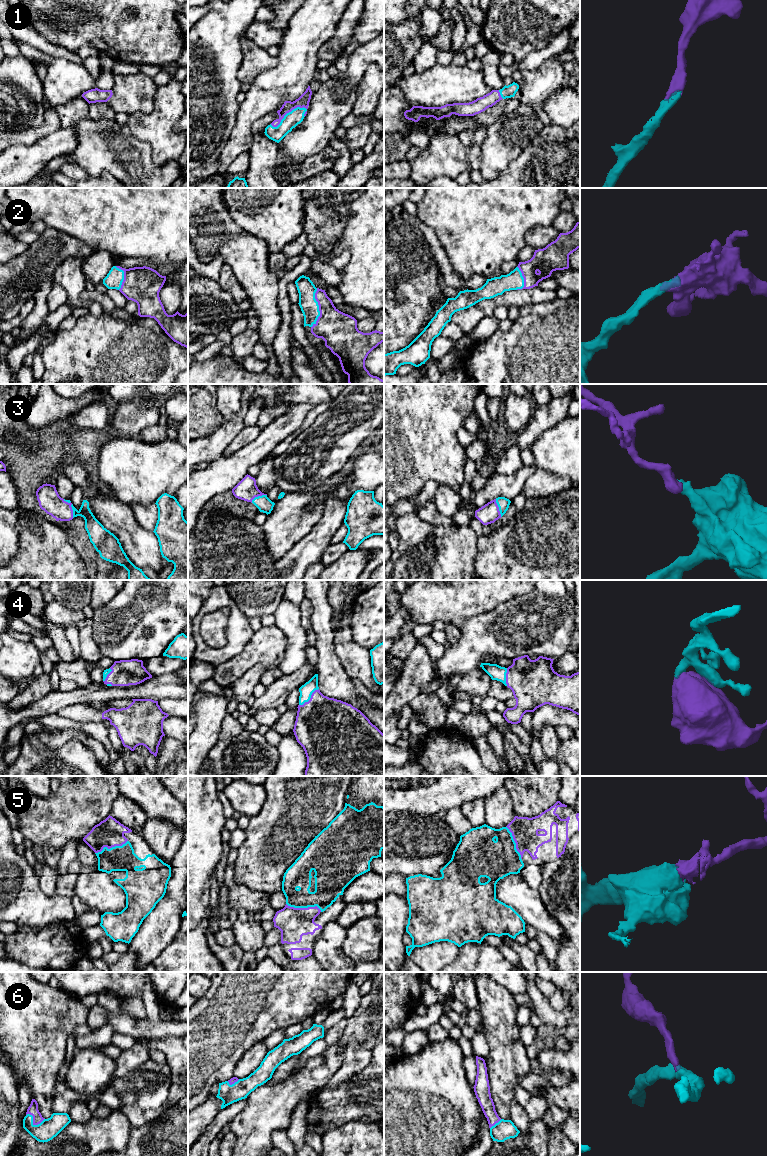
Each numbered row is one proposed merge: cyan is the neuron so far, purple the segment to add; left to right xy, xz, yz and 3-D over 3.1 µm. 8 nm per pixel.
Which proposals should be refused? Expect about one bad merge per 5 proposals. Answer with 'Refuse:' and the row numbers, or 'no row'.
Refuse: no row

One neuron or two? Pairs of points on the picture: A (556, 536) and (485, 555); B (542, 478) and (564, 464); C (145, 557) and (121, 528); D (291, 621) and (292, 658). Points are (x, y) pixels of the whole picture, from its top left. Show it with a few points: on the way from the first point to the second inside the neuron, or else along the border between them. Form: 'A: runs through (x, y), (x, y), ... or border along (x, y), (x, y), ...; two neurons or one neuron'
A: runs through (538, 549), (531, 555), (503, 555); one neuron
B: border along (538, 468), (569, 478); two neurons
C: runs through (143, 550), (128, 535); one neuron
D: runs through (293, 630), (293, 649); one neuron

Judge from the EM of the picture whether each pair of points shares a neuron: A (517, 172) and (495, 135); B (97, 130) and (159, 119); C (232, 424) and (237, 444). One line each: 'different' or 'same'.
A: different
B: different
C: different

